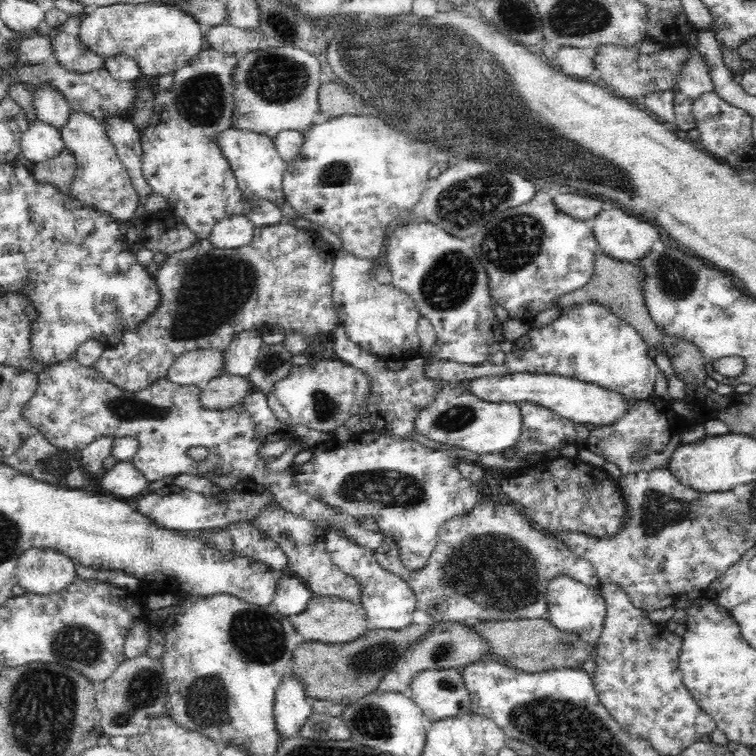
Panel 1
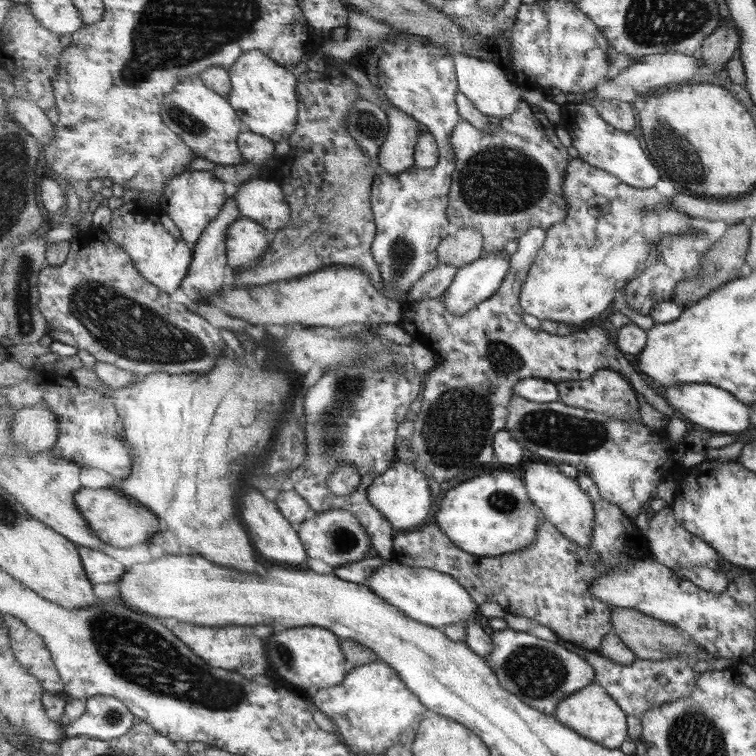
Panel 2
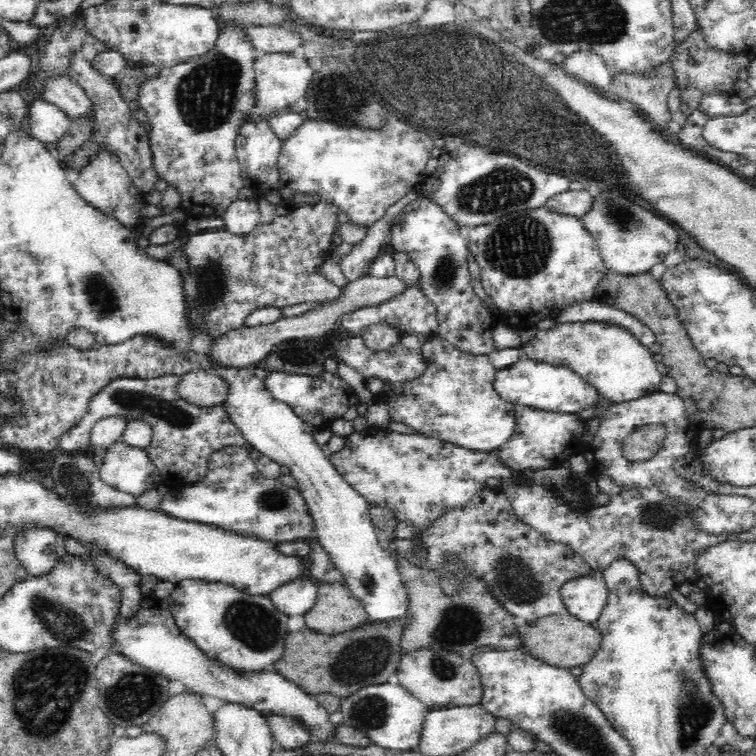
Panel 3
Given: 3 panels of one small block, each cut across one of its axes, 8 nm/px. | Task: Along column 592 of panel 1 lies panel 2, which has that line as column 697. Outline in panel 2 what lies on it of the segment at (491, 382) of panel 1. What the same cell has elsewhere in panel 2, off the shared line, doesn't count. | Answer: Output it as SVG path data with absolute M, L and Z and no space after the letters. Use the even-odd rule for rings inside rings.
M674 384L665 387L663 397L675 411L682 414L684 420L690 425L707 429L714 432L725 432L725 434L735 434L735 432L749 432L752 430L750 405L739 400L732 392L727 392L724 388L713 386L712 384Z

